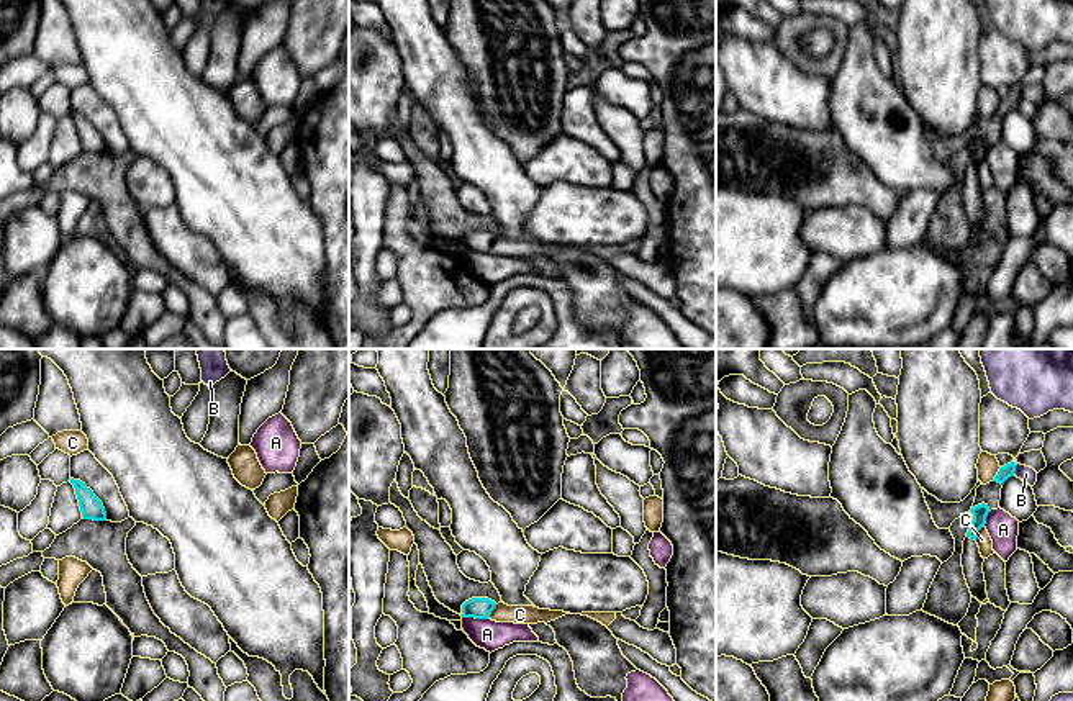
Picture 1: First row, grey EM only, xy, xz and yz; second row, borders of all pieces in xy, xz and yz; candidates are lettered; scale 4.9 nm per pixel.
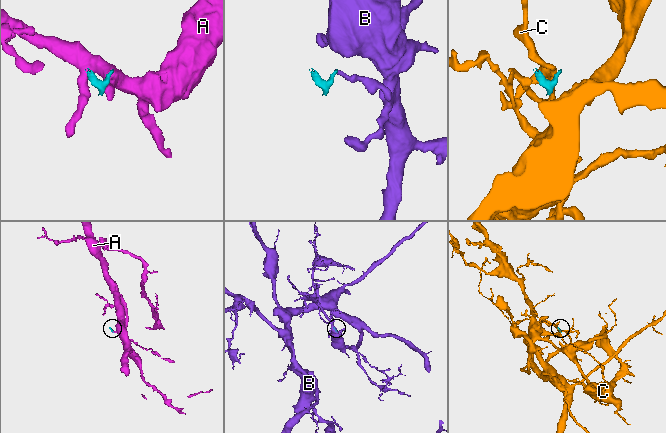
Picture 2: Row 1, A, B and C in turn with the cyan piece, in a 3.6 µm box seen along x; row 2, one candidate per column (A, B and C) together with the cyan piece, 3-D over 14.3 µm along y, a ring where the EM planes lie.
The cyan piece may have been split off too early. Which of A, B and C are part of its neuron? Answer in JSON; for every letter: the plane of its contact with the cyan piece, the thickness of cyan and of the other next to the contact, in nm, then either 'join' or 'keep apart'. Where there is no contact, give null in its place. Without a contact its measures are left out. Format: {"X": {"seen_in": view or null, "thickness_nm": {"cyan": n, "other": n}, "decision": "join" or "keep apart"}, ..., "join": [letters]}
{"A": {"seen_in": "xz", "thickness_nm": {"cyan": 110, "other": 150}, "decision": "keep apart"}, "B": {"seen_in": "yz", "thickness_nm": {"cyan": 70, "other": 80}, "decision": "keep apart"}, "C": {"seen_in": "yz", "thickness_nm": {"cyan": 70, "other": 70}, "decision": "keep apart"}, "join": []}

